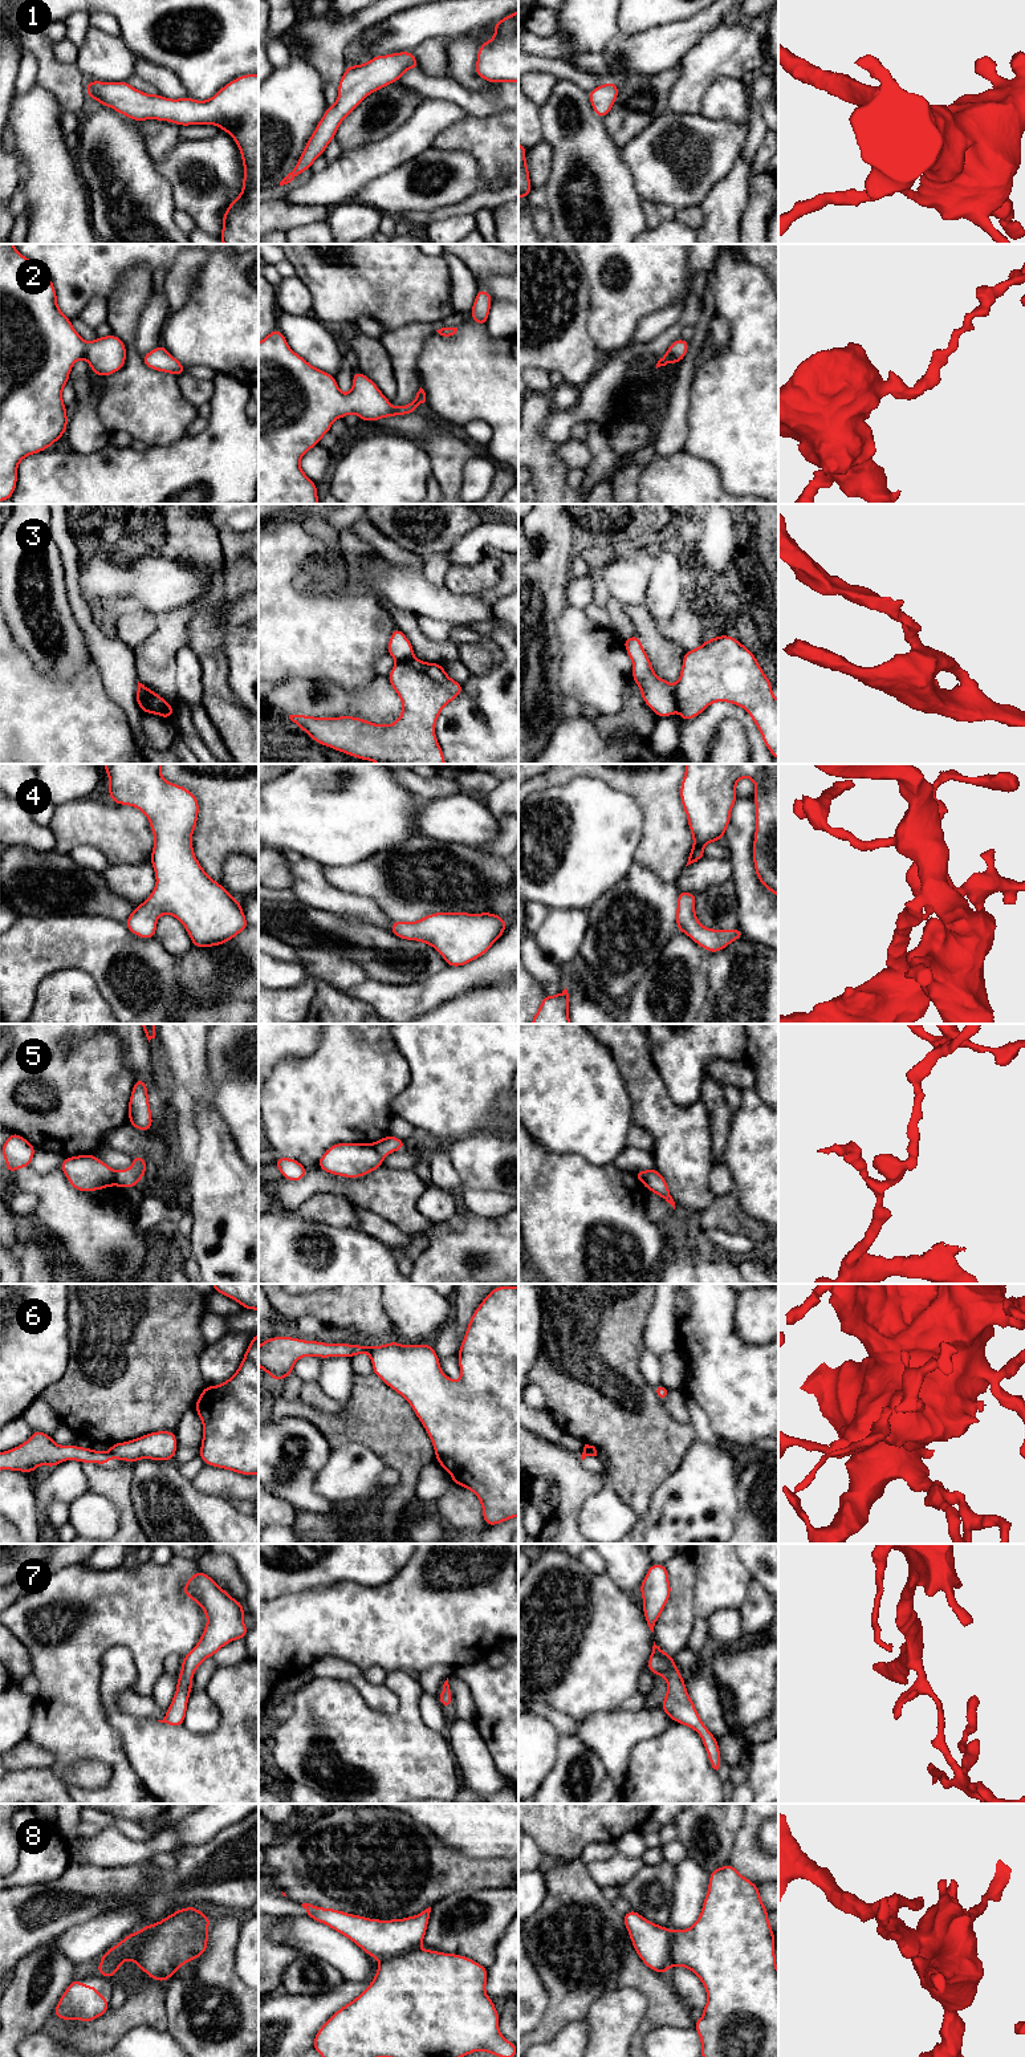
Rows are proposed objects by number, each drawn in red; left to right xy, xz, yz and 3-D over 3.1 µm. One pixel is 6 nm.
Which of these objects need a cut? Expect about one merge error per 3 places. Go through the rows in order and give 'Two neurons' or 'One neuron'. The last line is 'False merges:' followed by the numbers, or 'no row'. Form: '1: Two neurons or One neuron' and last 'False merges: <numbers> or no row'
1: One neuron
2: One neuron
3: Two neurons
4: One neuron
5: Two neurons
6: Two neurons
7: One neuron
8: One neuron
False merges: 3, 5, 6

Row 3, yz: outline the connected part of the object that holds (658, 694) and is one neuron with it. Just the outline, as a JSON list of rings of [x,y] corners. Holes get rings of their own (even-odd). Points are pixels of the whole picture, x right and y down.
[[[636,634],[622,641],[633,660],[633,682],[639,686],[643,702],[658,717],[674,715],[678,710],[675,686],[655,675],[652,664]]]

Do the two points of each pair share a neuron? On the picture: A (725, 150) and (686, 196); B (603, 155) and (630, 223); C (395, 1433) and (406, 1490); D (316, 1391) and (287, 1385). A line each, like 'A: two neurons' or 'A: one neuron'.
A: one neuron
B: one neuron
C: one neuron
D: two neurons

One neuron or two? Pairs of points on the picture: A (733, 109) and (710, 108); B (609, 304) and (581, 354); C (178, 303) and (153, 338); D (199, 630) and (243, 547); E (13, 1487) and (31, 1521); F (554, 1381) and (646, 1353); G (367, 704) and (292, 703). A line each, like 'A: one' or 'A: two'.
A: one
B: two
C: two
D: two
E: one
F: two
G: one

